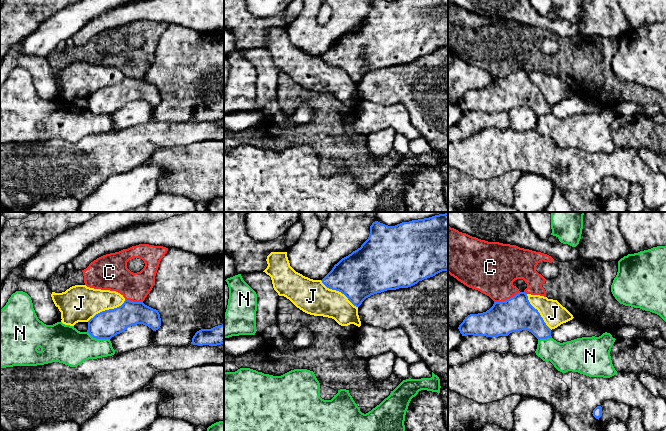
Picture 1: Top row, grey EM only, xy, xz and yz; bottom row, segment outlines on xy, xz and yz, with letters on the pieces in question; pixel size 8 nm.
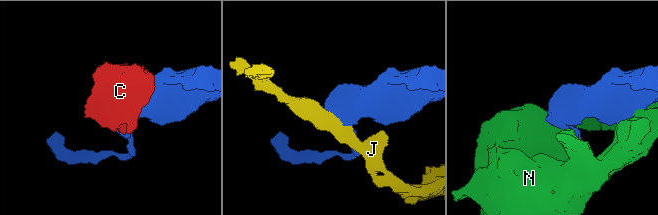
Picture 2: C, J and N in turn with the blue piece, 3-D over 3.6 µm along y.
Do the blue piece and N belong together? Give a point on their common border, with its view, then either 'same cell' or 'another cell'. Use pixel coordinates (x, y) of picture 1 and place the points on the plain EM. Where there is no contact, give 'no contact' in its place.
xy (98, 114) | another cell

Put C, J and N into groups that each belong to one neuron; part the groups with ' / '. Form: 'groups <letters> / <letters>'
groups C / J / N

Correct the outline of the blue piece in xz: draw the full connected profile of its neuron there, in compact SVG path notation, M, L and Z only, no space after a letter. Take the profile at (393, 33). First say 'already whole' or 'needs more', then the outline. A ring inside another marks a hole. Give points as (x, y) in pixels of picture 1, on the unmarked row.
already whole | M372 0L369 13L361 23L342 34L321 57L327 64L341 68L354 82L359 83L371 71L411 63L442 47L448 48L448 0Z

